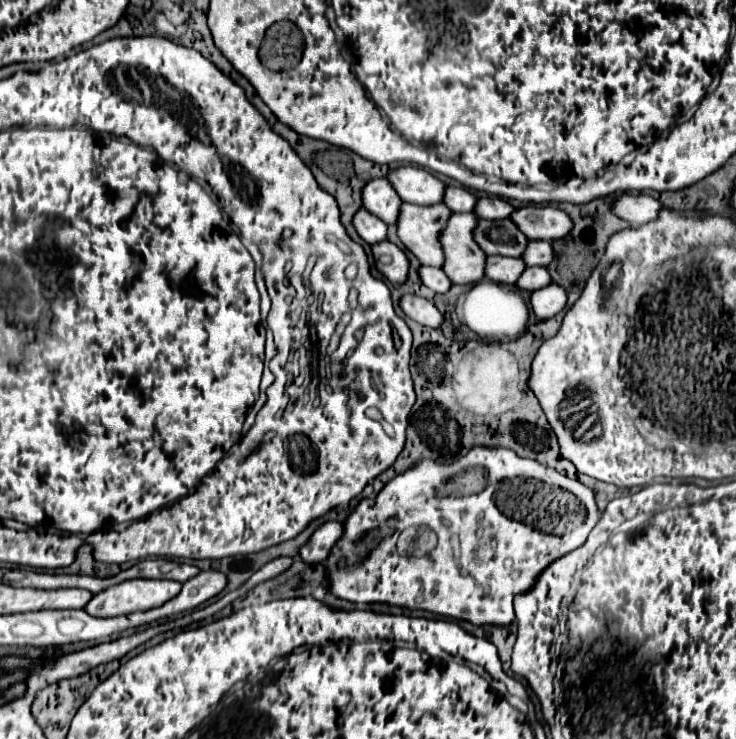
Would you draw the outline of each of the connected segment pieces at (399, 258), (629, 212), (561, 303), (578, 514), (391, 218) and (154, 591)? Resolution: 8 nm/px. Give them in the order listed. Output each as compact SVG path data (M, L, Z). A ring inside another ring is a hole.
M384 240L380 244L372 246L376 268L394 284L402 286L408 280L408 270L410 270L410 260L402 248L396 244Z
M624 194L618 198L618 202L614 204L614 214L620 216L622 220L630 222L632 226L642 226L646 222L652 222L658 218L658 212L664 206L660 204L660 200L646 196L646 194Z
M550 284L532 292L532 308L538 320L546 320L556 316L566 306L566 290L558 284Z
M474 448L452 464L422 460L410 468L410 472L388 482L376 498L362 500L350 514L344 524L342 540L338 540L326 560L330 588L332 594L358 604L386 602L410 610L428 610L456 620L468 620L472 624L508 626L514 620L514 596L526 592L550 562L582 546L598 518L600 514L594 502L594 492L588 486L534 460L520 458L506 448ZM538 518L562 518L562 534L544 532ZM404 528L416 528L416 534L414 540L410 540L410 548L402 554L398 550L398 538ZM454 534L460 542L458 556L438 548L438 544L450 544Z
M376 178L364 186L362 204L386 224L396 224L398 208L402 206L402 198L396 194L398 192L394 192L394 186L388 182L388 178Z
M126 580L100 594L94 594L94 598L86 604L84 610L98 618L150 610L174 598L180 592L180 588L182 584L176 580Z

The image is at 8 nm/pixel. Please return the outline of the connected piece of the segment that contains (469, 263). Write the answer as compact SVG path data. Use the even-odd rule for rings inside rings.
M454 214L442 232L442 246L446 252L446 262L442 270L452 284L476 284L484 280L486 252L474 244L474 228L478 226L478 216Z

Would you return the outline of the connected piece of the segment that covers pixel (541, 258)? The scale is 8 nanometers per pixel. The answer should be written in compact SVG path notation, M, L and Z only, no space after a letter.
M536 240L528 244L522 258L528 266L548 266L550 260L554 260L554 248L546 240Z

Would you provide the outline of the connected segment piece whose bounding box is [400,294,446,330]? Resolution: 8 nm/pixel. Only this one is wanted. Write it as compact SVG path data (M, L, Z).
M406 294L402 300L400 300L400 306L404 310L404 314L412 320L416 320L418 324L422 326L428 326L428 328L434 328L434 330L440 330L440 326L444 324L444 314L426 298L420 298L420 296L412 296L412 294Z

